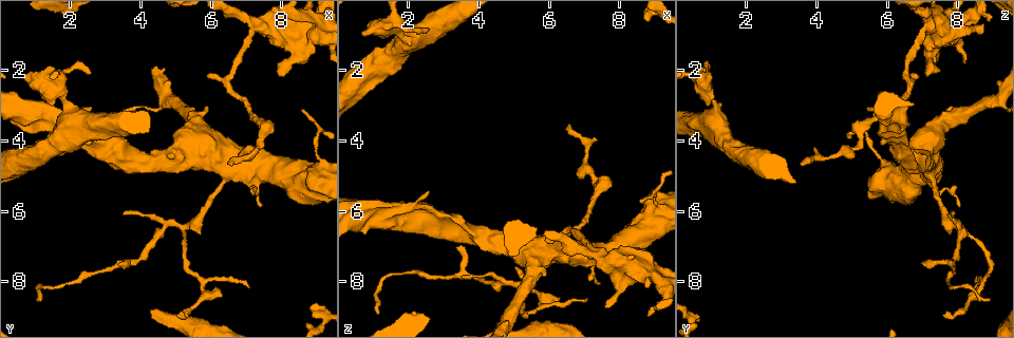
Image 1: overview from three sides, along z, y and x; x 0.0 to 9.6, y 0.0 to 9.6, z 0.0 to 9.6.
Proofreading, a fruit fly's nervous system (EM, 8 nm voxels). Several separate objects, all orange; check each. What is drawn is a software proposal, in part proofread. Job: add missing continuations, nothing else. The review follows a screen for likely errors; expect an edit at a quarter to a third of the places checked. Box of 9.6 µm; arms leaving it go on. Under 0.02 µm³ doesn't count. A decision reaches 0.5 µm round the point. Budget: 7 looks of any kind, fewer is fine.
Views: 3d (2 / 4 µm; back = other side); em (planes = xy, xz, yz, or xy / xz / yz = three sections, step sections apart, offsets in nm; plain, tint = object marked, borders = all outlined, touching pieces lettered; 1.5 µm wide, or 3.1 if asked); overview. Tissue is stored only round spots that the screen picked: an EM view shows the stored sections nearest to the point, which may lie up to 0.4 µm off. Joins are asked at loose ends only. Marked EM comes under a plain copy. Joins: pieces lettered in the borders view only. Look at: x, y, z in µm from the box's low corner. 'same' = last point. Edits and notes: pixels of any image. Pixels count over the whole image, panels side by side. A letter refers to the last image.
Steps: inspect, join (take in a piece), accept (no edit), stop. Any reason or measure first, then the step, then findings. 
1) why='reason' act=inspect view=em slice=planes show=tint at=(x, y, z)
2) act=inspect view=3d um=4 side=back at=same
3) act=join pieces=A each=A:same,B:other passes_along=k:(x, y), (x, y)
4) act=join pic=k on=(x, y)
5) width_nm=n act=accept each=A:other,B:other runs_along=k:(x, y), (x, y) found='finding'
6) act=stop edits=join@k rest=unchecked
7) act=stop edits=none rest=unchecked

act=inspect view=em slice=yz step=4 show=borders at=(7.65, 0.65, 8.70)

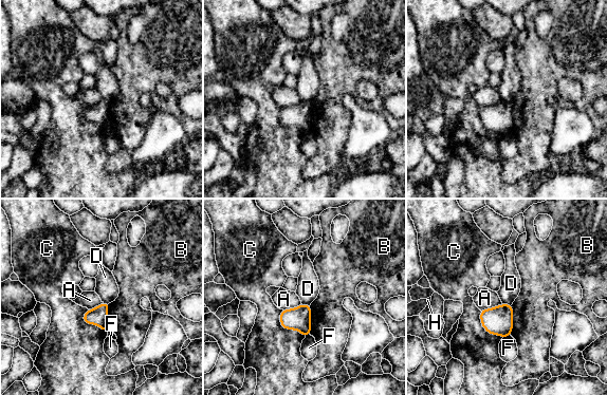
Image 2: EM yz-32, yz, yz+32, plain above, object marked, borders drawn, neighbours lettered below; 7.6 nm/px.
act=accept each=A:other,B:other,C:other,D:other,F:other,H:other found='none of them fits'

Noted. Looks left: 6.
why='long arm stops here' act=inspect view=3d um=4 at=(6.50, 4.70, 3.55)

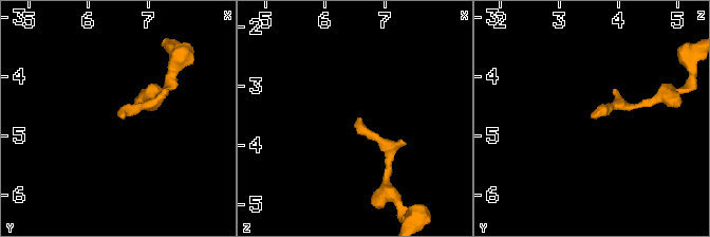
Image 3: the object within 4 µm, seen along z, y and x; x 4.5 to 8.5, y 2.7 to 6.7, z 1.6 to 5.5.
why='now the EM' act=inspect view=em slice=planes show=tint at=(6.55, 4.65, 3.55)

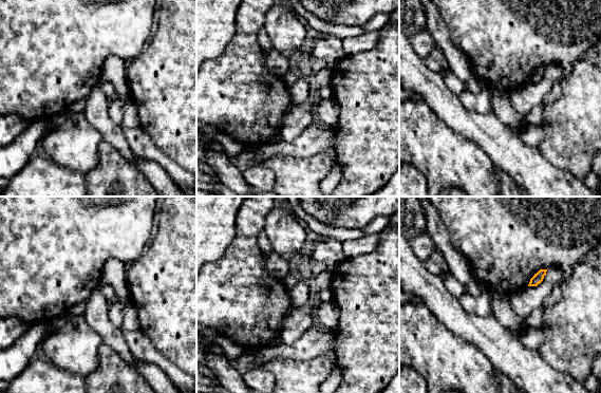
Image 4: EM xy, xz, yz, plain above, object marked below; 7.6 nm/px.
act=inspect view=em slice=planes show=borders at=same

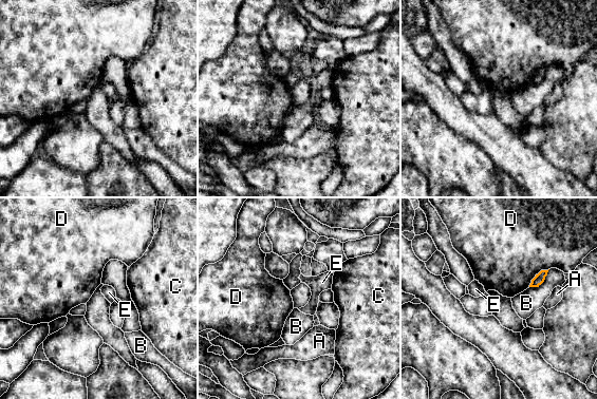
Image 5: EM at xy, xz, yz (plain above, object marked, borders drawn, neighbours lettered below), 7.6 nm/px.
longest_contact=D:220nm act=accept each=A:other,B:other,C:other,D:other,E:other found='no lettered piece goes on from it'

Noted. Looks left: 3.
why='branch stops here' act=inspect view=em slice=planes show=borders at=(0.70, 2.10, 0.95)

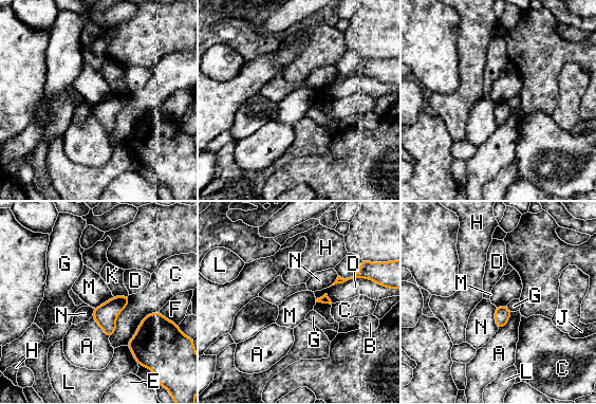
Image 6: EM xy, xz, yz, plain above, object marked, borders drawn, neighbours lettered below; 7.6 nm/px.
act=accept each=A:other,B:other,C:other,D:other,E:other,F:other,G:other,H:other,J:other,K:other,L:other,M:other,N:other found='none of them fits'

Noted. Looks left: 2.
act=stop edits=none rest=unchecked

